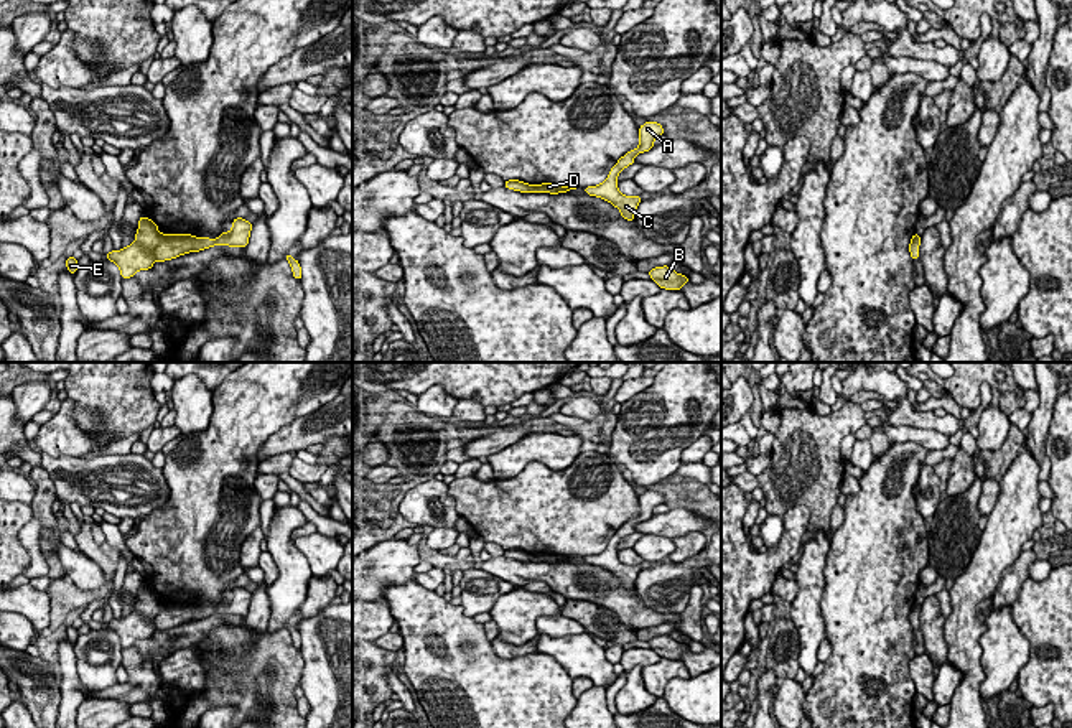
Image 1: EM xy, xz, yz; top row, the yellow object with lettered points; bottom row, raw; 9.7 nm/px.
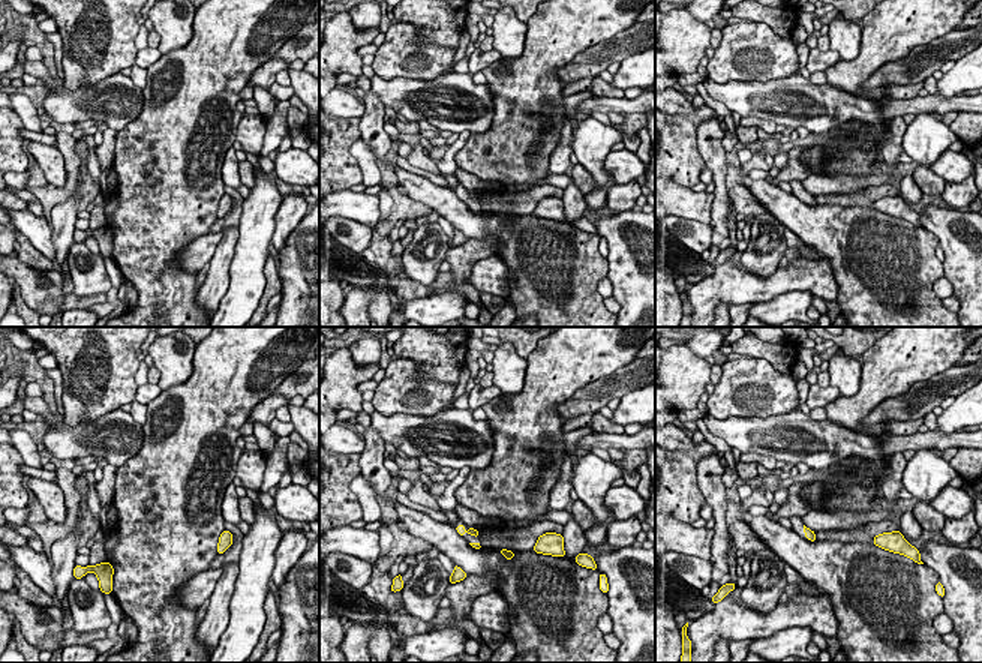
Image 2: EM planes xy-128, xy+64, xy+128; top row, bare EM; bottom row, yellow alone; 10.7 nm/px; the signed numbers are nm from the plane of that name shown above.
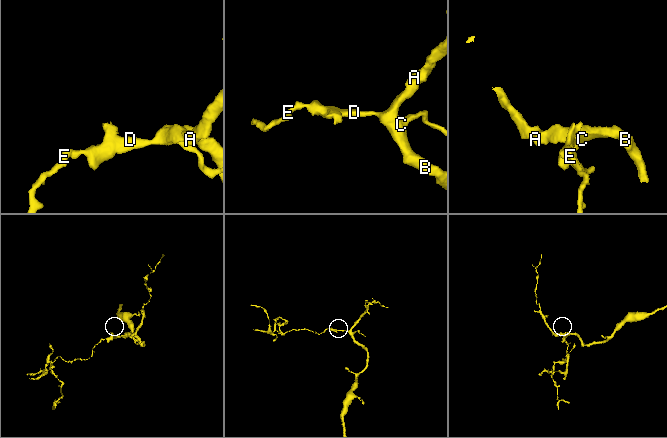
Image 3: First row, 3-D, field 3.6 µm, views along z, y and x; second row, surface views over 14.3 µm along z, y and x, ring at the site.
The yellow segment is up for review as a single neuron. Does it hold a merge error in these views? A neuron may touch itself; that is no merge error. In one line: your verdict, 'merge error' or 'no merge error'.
no merge error

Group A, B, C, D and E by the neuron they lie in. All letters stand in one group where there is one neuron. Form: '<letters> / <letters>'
A B C D E

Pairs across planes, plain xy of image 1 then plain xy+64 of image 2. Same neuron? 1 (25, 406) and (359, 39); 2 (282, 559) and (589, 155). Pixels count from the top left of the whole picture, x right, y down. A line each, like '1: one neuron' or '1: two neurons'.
1: two neurons
2: one neuron

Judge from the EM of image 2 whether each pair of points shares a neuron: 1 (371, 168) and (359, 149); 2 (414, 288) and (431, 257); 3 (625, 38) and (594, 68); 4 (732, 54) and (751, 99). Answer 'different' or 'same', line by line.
1: same
2: different
3: same
4: different

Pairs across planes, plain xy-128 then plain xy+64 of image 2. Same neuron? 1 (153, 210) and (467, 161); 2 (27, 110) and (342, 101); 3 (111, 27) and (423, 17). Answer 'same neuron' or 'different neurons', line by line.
1: same neuron
2: same neuron
3: same neuron

